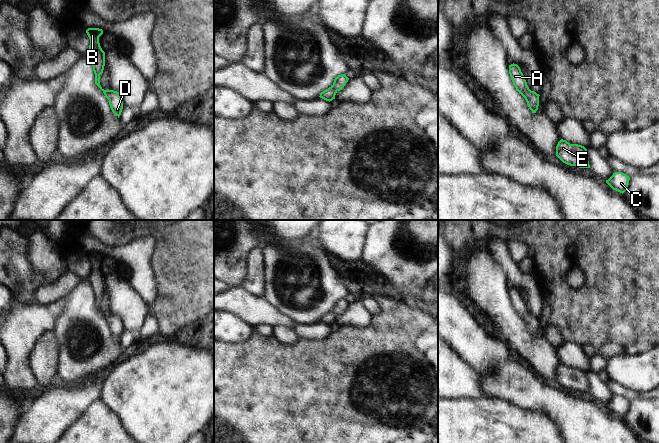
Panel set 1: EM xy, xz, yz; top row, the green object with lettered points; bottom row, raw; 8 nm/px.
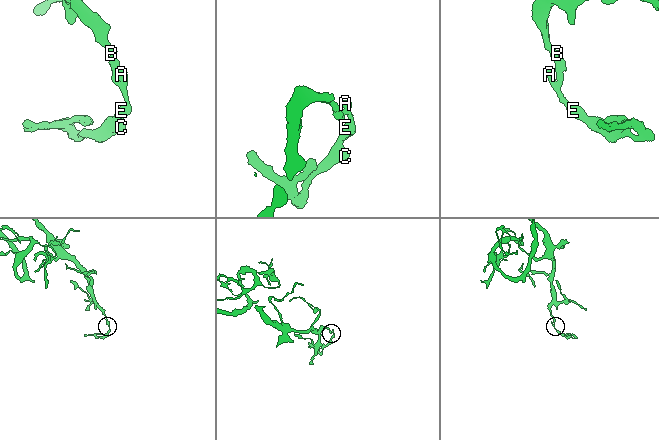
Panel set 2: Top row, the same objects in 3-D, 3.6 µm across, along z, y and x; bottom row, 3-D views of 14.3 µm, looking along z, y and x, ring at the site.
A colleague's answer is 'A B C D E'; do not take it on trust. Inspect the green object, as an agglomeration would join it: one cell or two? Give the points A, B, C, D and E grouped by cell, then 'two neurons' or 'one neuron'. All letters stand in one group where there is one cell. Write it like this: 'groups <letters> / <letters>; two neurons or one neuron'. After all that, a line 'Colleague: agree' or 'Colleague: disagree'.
groups A B C D E; one neuron
Colleague: agree

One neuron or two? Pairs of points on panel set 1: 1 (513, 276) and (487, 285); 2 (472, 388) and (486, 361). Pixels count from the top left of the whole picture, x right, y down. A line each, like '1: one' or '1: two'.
1: two
2: two

